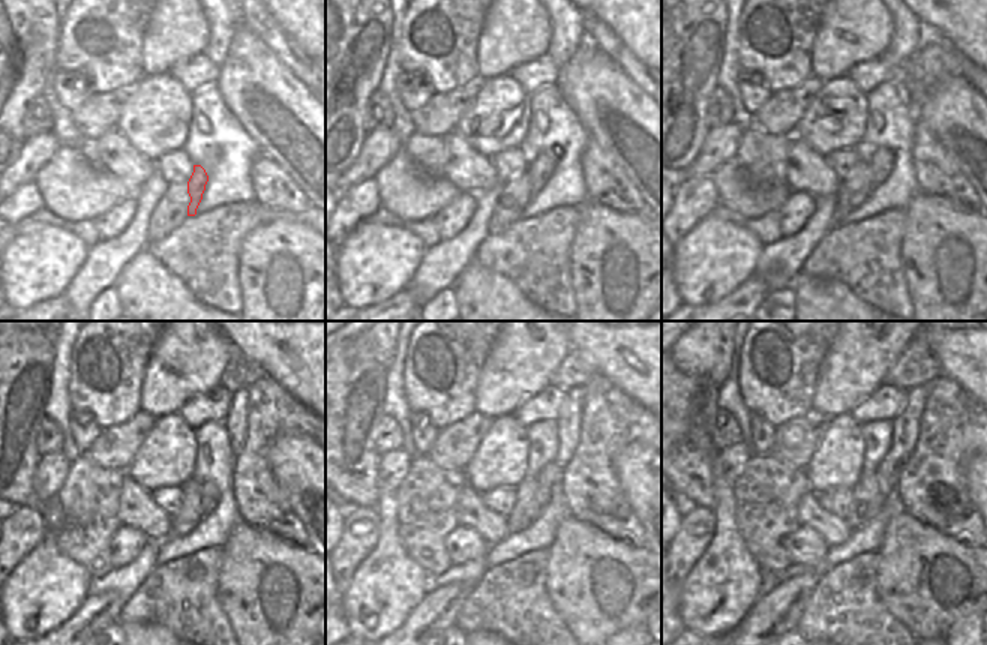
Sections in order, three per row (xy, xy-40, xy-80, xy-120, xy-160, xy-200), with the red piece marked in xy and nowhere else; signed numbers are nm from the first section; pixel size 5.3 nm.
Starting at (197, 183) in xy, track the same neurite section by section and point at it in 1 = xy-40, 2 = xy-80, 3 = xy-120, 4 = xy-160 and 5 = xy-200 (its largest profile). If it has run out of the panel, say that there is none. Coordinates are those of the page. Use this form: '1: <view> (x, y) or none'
1: xy-40 (540, 168)
2: xy-80 (879, 159)
3: xy-120 (209, 494)
4: xy-160 (569, 423)
5: xy-200 (906, 425)

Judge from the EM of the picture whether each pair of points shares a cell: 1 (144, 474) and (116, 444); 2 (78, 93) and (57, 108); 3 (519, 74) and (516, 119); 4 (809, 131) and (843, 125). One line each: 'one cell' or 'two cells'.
1: two cells
2: two cells
3: two cells
4: one cell

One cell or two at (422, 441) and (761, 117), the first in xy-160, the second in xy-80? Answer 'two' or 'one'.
two

